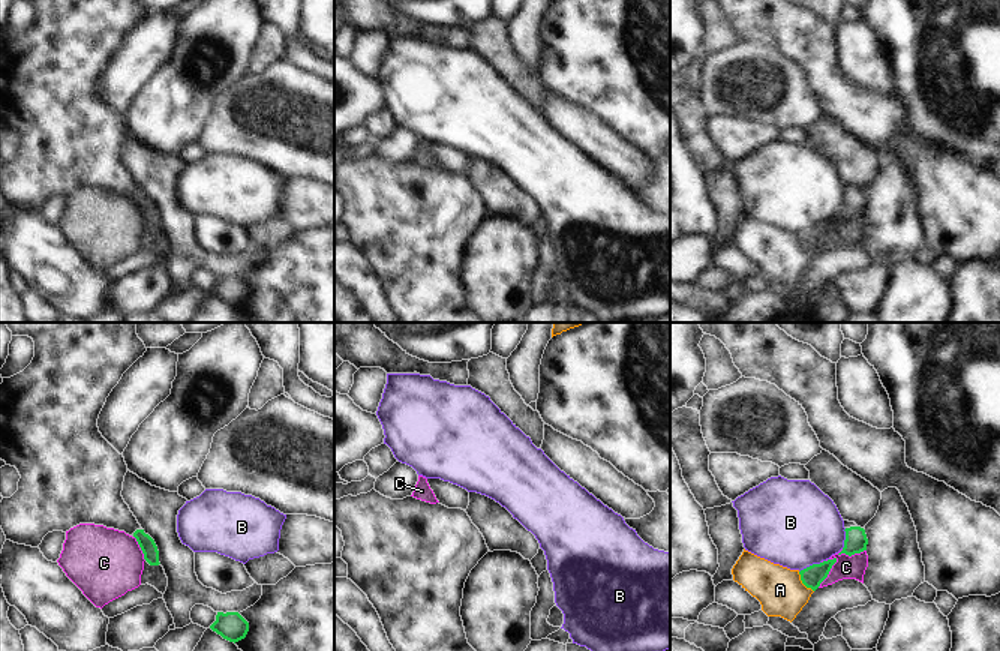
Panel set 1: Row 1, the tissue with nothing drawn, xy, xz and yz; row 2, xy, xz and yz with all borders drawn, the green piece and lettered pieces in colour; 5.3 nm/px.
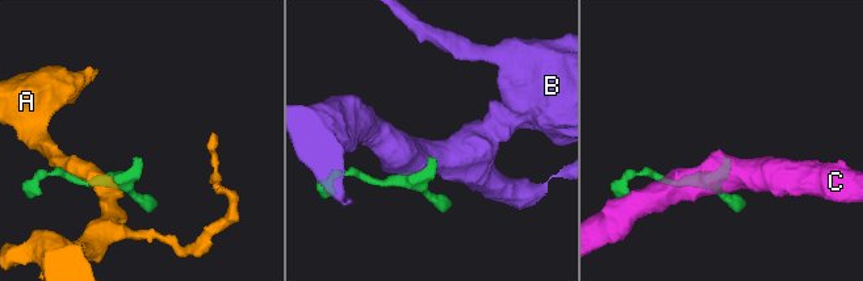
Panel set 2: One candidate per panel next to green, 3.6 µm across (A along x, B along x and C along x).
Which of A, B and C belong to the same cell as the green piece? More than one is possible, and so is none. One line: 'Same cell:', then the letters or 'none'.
Same cell: none

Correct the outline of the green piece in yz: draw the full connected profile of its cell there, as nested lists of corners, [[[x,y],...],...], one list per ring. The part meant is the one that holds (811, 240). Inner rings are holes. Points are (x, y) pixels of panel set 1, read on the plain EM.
[[[837,222],[823,225],[820,228],[813,228],[799,236],[801,244],[807,252],[816,255],[820,248],[828,242],[832,230],[837,226]]]

